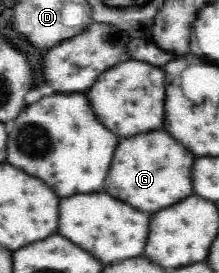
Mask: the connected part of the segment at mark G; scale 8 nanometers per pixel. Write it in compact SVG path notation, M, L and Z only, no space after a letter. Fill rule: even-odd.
M160 130L152 134L140 134L130 140L120 140L112 166L108 170L108 178L104 182L104 190L112 198L120 198L136 210L158 212L192 194L192 162L194 156L188 154L182 144L174 142L166 132Z

